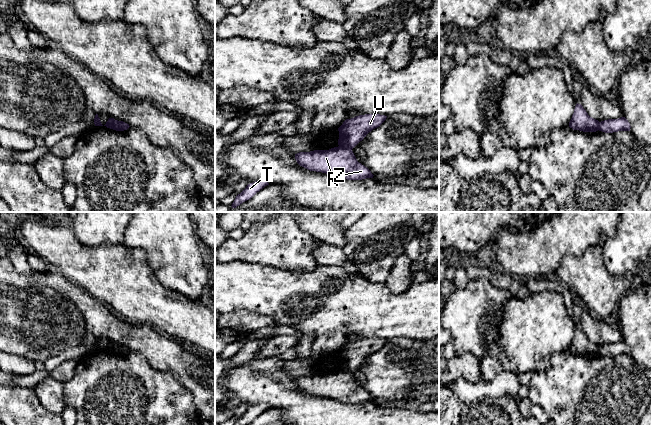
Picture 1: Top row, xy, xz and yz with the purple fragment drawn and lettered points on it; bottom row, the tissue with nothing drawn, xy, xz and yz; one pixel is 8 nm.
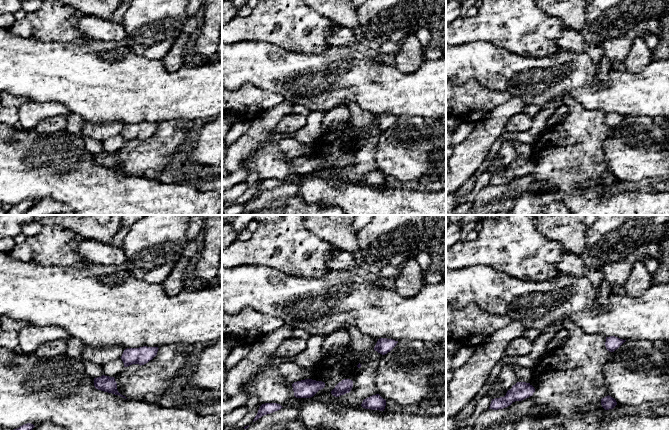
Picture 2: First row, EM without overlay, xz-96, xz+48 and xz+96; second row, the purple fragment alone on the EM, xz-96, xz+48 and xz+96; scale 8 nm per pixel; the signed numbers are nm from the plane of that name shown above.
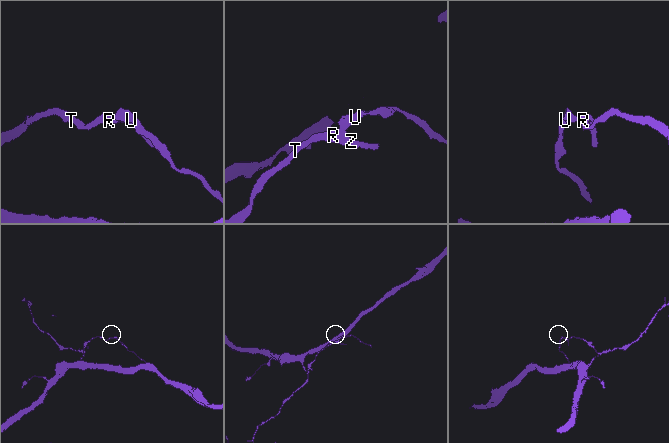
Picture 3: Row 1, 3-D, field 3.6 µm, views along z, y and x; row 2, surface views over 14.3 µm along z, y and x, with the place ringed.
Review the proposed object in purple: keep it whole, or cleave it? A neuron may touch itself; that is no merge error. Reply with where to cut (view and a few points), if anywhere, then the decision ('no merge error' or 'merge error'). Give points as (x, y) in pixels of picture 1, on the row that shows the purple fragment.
xz (339, 145), (351, 149) | merge error

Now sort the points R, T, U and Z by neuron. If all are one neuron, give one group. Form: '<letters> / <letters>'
R T Z / U

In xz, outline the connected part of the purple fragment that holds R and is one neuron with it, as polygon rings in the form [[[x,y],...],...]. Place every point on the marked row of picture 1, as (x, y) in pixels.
[[[346,147],[299,152],[295,154],[295,159],[300,166],[310,171],[332,174],[347,180],[362,180],[374,176],[357,161],[352,149]]]

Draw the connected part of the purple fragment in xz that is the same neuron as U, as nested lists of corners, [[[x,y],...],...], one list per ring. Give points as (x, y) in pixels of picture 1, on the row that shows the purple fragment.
[[[380,114],[359,115],[351,119],[346,119],[338,128],[338,145],[353,149],[366,135],[373,129],[379,127],[387,116]]]

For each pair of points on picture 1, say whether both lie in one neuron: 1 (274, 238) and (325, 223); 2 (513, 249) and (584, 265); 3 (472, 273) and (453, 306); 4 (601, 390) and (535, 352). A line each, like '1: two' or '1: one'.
1: two
2: two
3: two
4: two

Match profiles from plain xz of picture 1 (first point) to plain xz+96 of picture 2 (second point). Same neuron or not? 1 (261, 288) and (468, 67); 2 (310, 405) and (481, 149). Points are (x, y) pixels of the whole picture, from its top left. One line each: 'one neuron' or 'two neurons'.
1: one neuron
2: two neurons

